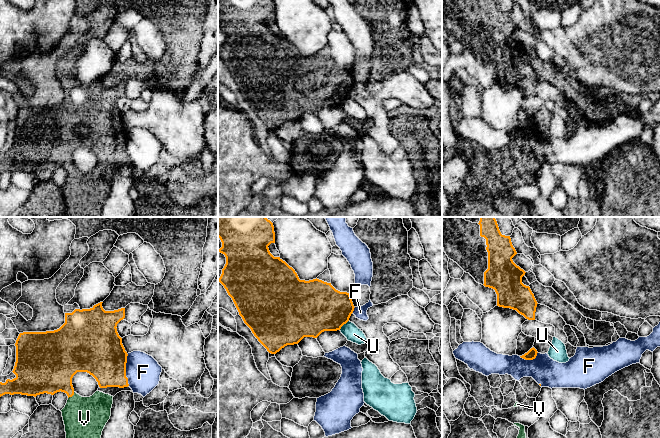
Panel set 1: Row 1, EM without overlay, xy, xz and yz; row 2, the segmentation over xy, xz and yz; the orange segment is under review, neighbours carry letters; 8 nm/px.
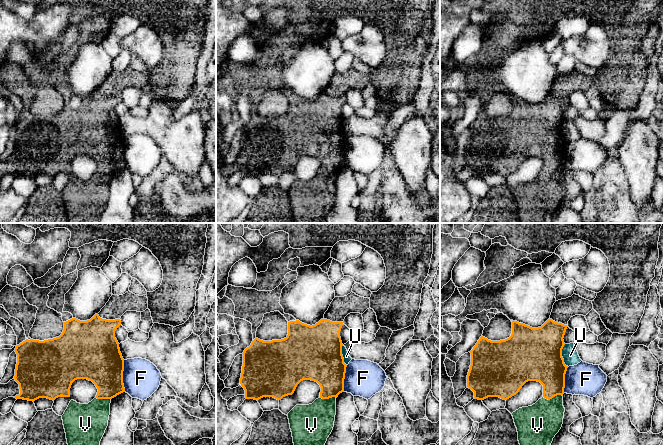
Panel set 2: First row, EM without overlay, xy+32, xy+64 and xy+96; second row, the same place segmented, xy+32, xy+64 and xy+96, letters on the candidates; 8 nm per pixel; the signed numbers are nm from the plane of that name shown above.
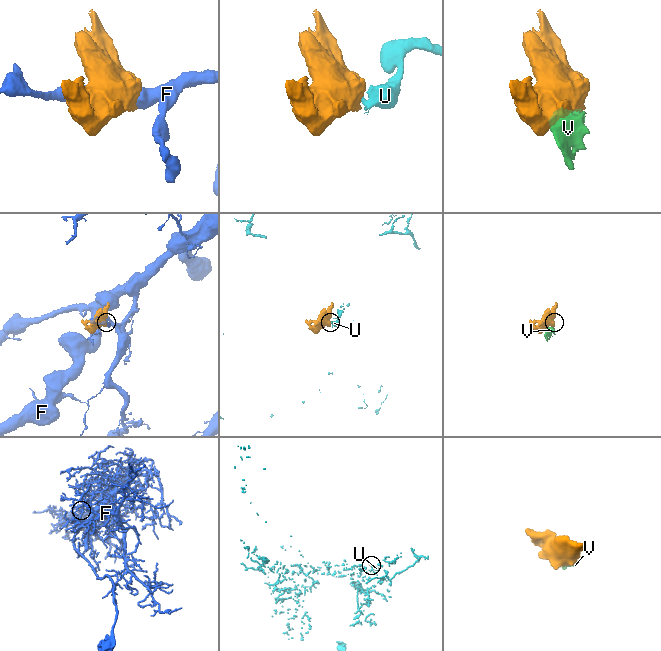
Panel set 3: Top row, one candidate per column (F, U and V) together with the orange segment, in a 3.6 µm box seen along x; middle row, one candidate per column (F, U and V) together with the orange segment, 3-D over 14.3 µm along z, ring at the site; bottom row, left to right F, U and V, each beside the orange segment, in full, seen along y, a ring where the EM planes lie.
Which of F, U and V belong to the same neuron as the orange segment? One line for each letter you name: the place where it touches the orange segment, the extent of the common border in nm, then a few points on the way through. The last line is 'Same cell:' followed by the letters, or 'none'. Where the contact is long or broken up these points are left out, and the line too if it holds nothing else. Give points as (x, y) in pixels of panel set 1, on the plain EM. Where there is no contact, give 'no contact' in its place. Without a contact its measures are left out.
V: meets orange in xy at (71, 172); contact 80 nm long
Same cell: V

